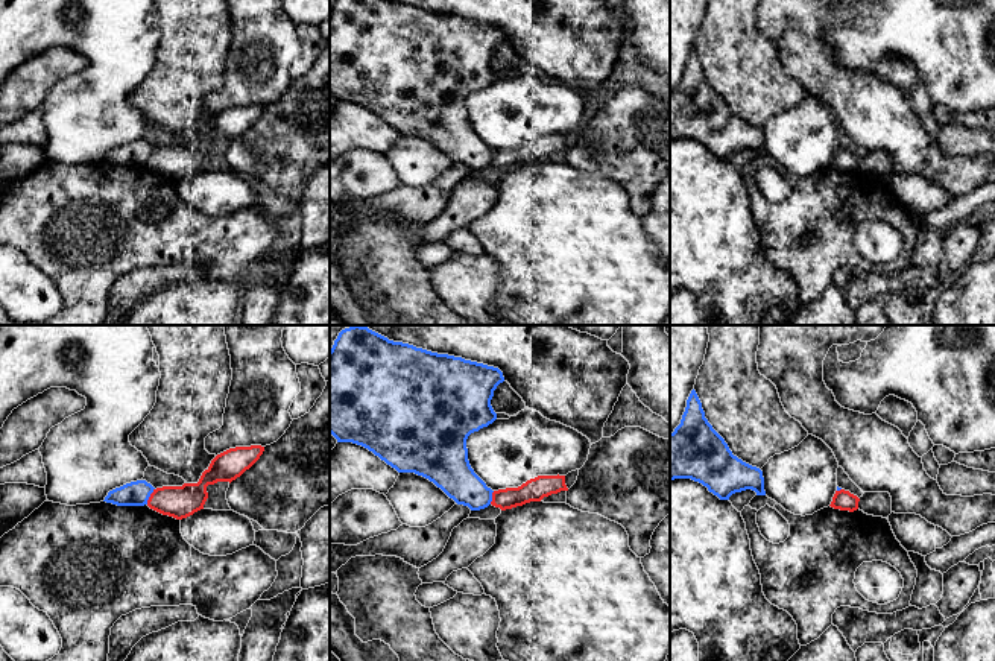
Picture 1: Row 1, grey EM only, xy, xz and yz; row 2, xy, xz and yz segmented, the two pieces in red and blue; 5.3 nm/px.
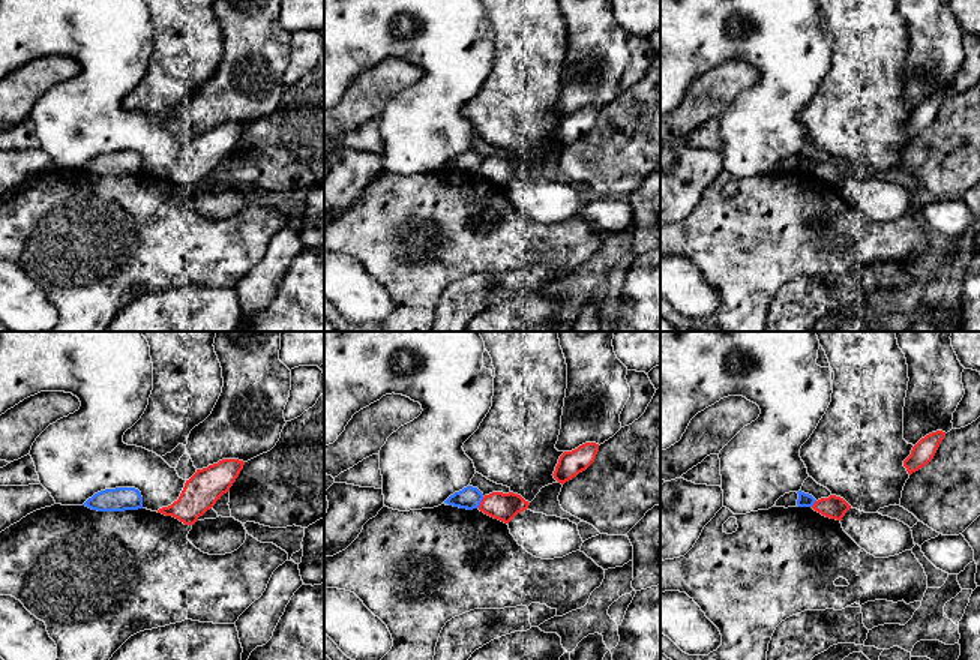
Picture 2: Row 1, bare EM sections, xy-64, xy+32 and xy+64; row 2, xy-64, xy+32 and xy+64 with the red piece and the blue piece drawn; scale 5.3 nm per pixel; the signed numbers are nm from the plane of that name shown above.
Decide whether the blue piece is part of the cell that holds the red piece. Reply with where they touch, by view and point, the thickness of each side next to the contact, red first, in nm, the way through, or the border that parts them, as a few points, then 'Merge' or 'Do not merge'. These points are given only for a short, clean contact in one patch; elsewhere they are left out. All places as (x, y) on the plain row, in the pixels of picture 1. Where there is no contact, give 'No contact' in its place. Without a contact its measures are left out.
Touches red at xy (151, 155). Thickness 180 nm (red) against 130 nm. Path across: xy (180, 161), (151, 155), (137, 152). Merge

